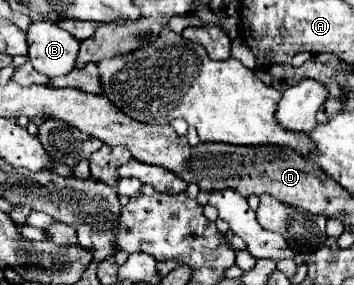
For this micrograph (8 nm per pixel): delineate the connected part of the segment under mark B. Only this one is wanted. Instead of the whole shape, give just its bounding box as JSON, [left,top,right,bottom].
[25,21,79,77]

